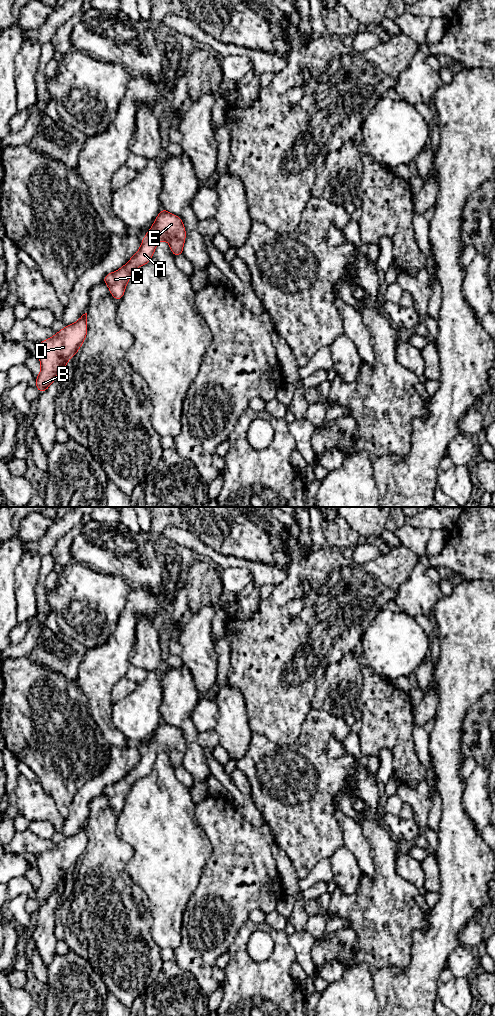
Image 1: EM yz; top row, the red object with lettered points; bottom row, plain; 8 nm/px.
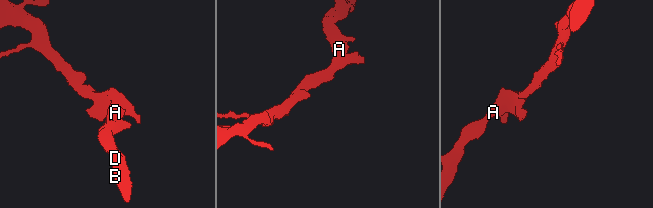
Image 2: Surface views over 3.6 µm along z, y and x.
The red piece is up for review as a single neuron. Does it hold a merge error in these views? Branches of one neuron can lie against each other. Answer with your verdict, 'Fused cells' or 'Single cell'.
Single cell

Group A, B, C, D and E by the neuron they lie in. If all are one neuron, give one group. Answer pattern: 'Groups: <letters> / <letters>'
Groups: A B C D E

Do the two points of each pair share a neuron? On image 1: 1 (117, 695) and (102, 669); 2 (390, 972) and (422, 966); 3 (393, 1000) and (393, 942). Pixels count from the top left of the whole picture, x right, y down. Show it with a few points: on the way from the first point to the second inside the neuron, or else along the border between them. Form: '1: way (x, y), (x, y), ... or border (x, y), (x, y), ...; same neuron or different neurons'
1: border (125, 675), (112, 690), (111, 704); different neurons
2: way (398, 975), (414, 974); same neuron
3: border (411, 951), (403, 970), (385, 965), (372, 971); different neurons

